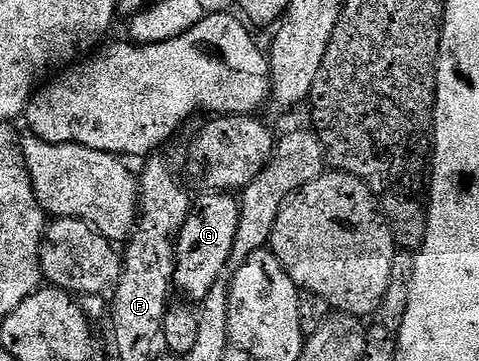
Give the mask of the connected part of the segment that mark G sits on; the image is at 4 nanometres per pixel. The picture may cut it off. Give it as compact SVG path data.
M230 192L216 193L220 194L202 194L193 199L190 215L184 220L174 243L174 286L177 293L179 290L183 294L179 294L183 299L194 304L201 304L208 292L212 292L212 284L216 284L228 270L238 227L239 199Z

